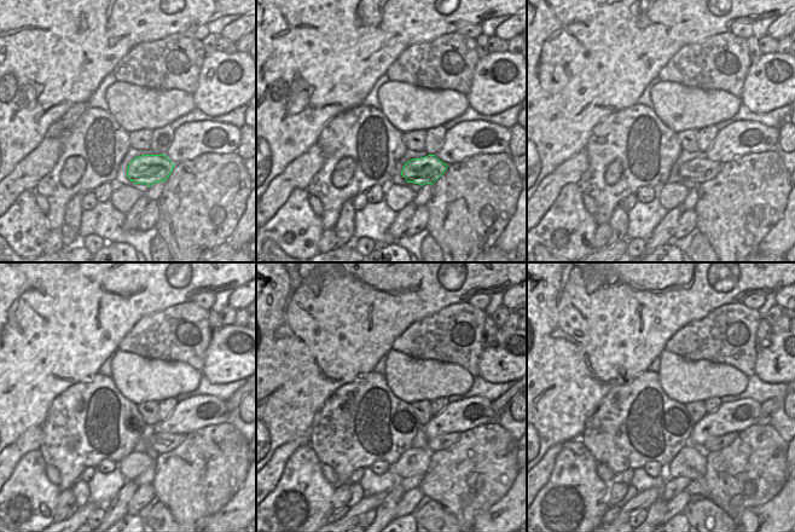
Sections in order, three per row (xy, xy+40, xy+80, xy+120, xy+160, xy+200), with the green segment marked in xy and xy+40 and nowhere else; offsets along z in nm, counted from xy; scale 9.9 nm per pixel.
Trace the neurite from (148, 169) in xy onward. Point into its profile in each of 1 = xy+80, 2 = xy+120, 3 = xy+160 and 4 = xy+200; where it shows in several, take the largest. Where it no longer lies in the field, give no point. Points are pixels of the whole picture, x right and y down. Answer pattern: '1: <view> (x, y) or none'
1: xy+80 (701, 169)
2: xy+120 (161, 443)
3: xy+160 (444, 441)
4: xy+200 (713, 444)

